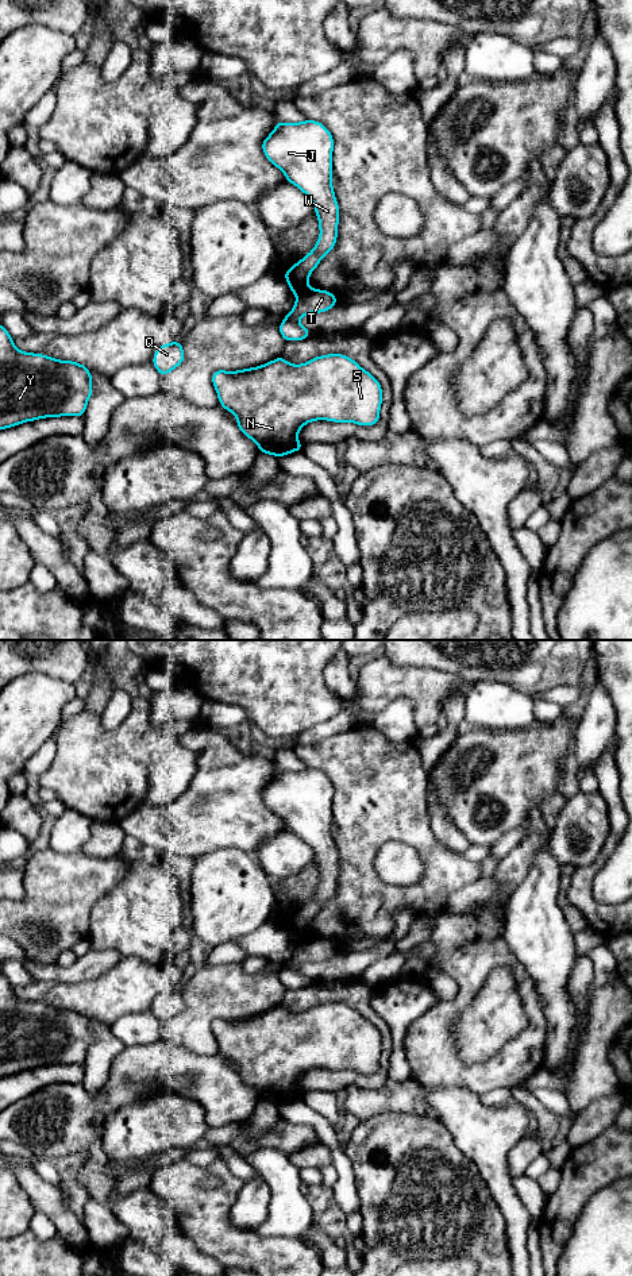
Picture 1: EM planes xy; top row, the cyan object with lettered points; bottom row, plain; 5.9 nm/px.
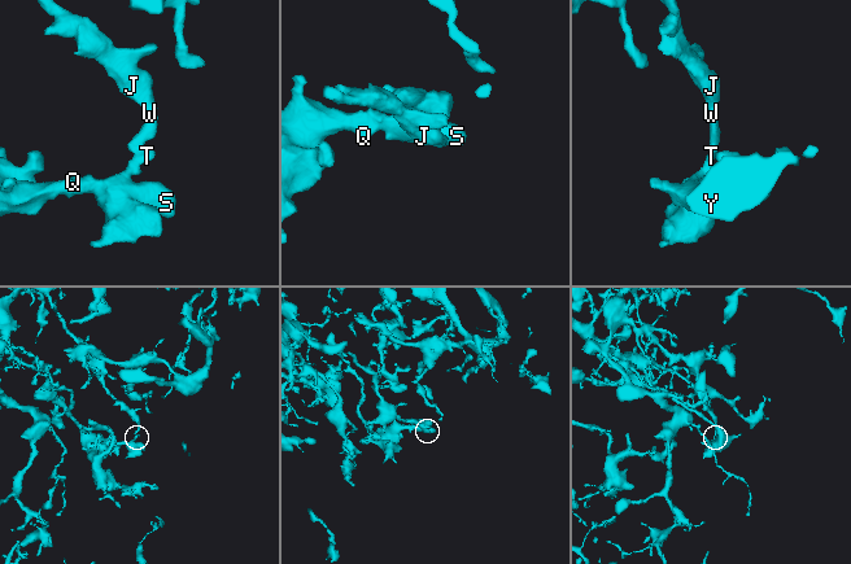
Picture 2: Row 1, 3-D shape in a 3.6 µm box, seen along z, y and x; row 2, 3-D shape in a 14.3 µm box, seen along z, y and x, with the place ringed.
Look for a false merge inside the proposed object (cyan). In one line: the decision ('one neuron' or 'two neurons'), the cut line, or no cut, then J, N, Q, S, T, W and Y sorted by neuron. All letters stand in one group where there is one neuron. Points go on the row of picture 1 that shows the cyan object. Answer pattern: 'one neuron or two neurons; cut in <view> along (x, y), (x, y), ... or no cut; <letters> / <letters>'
two neurons; cut in xy along (307, 289), (297, 296); J W / N Q S T Y

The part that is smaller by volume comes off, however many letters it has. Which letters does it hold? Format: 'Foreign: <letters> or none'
Foreign: N, Q, S, T, Y

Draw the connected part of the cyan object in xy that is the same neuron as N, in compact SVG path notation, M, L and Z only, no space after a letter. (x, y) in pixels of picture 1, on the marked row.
M342 354L316 356L302 365L292 365L278 356L259 367L239 371L216 370L212 383L220 405L236 416L242 433L254 440L259 451L277 458L304 448L297 435L309 421L350 421L369 427L379 420L379 382Z

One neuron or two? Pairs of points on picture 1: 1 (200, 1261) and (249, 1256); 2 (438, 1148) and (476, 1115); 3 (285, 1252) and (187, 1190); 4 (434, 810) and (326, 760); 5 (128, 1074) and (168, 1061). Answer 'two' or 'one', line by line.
1: two
2: two
3: one
4: two
5: one

